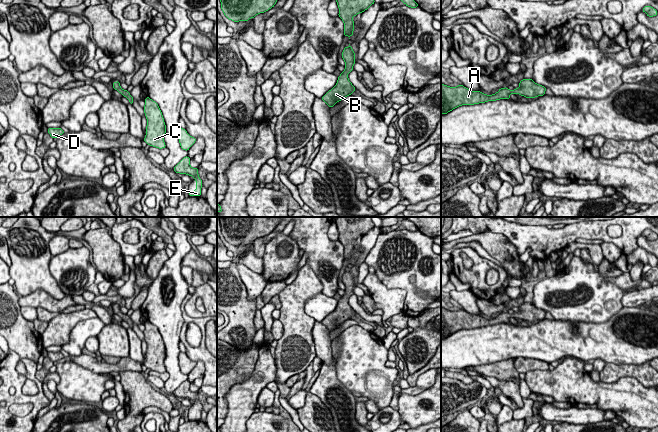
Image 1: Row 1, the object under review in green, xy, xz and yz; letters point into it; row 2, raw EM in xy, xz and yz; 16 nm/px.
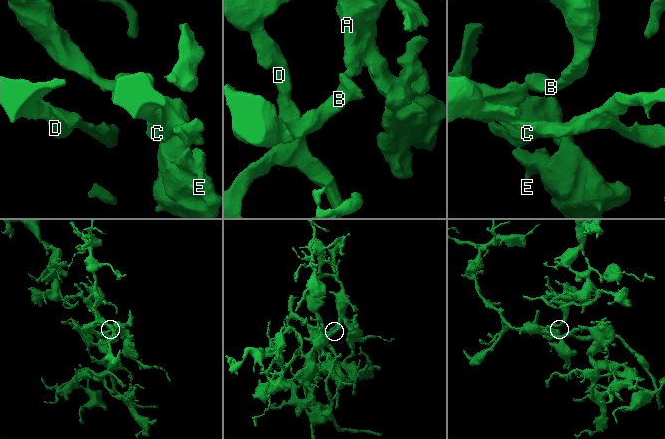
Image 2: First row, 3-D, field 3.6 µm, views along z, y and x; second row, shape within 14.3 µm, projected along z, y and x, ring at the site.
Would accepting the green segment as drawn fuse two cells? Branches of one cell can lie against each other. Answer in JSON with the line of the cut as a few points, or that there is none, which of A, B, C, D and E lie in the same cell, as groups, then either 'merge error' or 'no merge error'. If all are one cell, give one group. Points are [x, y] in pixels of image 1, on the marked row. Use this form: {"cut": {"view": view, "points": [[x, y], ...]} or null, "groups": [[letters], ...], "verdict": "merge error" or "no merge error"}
{"cut": null, "groups": [["A", "B", "C", "D", "E"]], "verdict": "no merge error"}

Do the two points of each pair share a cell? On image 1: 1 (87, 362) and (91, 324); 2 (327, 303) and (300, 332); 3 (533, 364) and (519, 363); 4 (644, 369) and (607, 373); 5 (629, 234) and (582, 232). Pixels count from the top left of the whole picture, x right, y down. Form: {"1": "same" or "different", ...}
{"1": "different", "2": "different", "3": "same", "4": "same", "5": "same"}

